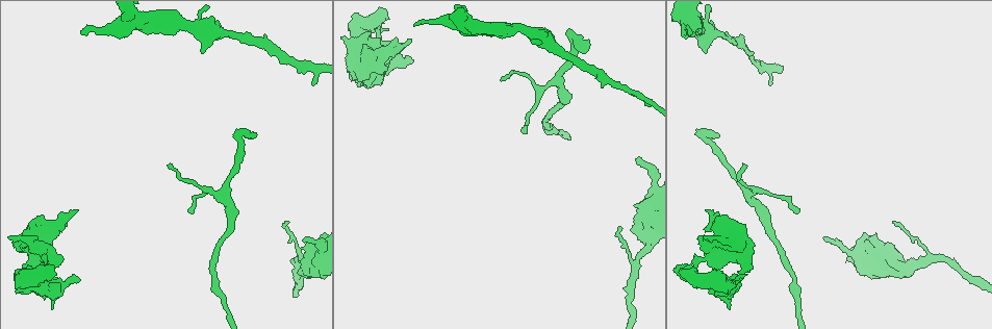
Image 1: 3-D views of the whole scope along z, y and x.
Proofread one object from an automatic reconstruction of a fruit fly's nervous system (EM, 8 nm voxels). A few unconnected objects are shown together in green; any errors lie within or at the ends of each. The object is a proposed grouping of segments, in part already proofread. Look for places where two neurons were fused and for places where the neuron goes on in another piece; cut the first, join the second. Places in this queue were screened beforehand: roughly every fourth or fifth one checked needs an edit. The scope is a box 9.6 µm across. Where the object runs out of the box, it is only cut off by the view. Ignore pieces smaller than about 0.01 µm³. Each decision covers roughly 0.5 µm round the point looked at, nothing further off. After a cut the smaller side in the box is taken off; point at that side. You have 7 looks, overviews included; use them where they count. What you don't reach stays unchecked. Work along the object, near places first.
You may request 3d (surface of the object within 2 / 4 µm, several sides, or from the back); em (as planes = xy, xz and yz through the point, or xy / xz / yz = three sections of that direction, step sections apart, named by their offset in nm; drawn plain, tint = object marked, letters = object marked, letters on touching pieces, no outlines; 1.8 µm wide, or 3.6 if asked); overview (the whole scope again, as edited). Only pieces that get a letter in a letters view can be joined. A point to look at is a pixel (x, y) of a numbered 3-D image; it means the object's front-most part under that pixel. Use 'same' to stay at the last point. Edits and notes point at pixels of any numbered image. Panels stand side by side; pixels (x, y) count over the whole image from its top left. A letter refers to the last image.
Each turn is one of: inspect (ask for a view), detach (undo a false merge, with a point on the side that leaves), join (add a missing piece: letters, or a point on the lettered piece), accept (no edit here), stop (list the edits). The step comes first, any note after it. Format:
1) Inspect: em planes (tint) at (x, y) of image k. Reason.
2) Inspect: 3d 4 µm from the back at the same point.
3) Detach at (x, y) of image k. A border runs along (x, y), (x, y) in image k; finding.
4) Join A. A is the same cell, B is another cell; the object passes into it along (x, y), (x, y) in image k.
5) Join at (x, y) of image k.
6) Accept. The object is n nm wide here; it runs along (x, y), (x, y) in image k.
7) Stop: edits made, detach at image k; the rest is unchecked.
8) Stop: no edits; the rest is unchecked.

Inspect: em yz step 16 (tint) at (136, 19) of image 1. Abrupt turn.

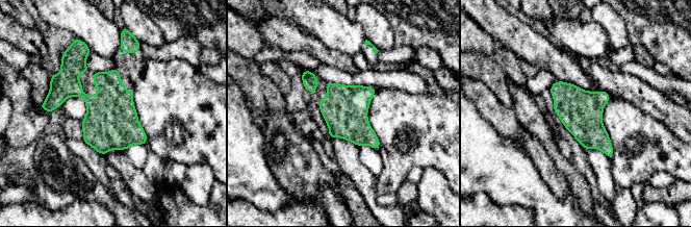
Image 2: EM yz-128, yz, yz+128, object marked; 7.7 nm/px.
Inspect: em planes (tint) at the same point. Another direction.

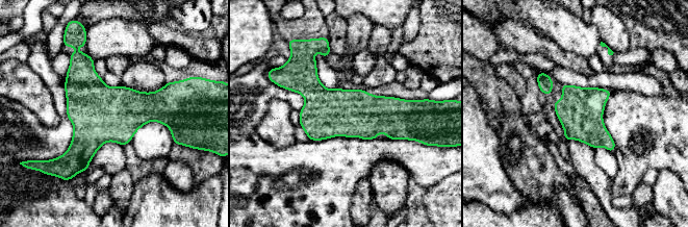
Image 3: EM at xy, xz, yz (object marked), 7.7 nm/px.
Inspect: em planes (letters) at the same point. What lies round it.

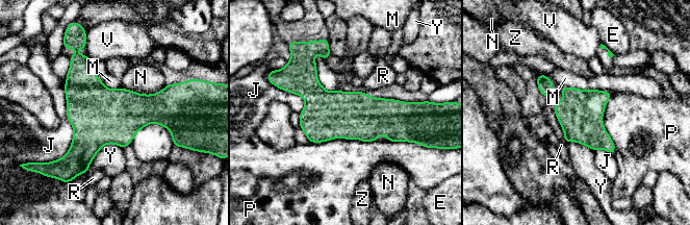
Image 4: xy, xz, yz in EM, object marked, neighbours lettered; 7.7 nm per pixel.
Accept. The longest contact is with N, 360 nm; E, J, M, N, P, R, V, Y and Z are other cells; continuous, no second neuron.

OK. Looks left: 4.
Inspect: em planes (letters) at (234, 131) of image 1. Free end.

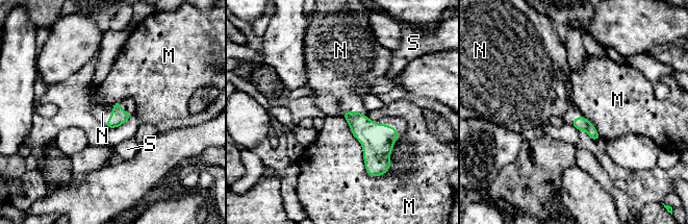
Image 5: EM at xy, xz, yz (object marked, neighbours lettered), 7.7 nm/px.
Join N. N is the same cell, M and S are other cells; the object passes into it along (374, 138), (355, 112), (334, 86) in image 5; the neuron continues.

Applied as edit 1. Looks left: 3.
Inspect: overview.

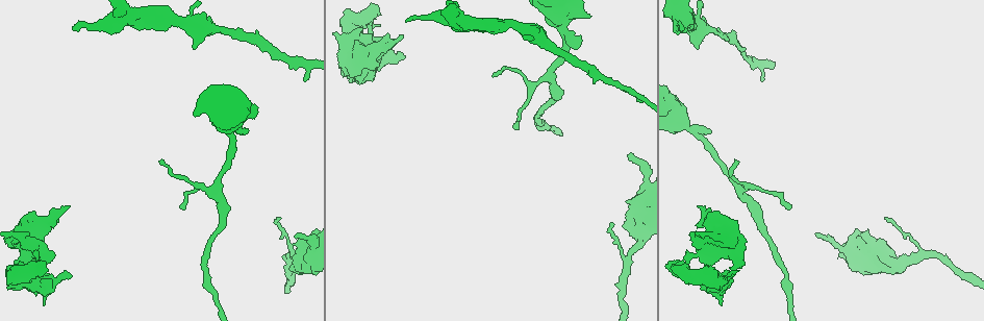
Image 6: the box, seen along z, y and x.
Inspect: em planes (tint) at (66, 205) of image 6. Free end.

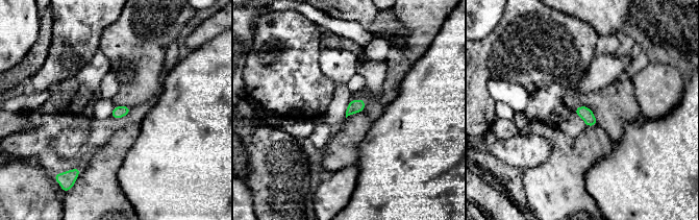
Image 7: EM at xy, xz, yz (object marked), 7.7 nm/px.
Inspect: em planes (letters) at the same point. What lies round it.

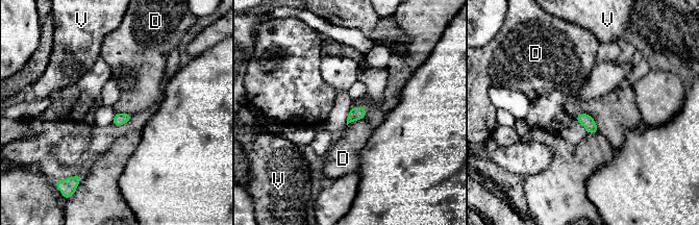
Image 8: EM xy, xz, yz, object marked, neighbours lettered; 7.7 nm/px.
Accept. D and V are other cells; a border runs along (577, 115), (588, 114), (598, 131) in image 8; none of them fits.

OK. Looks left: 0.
Stop: edits made, join at image 5; the rest is unchecked.

